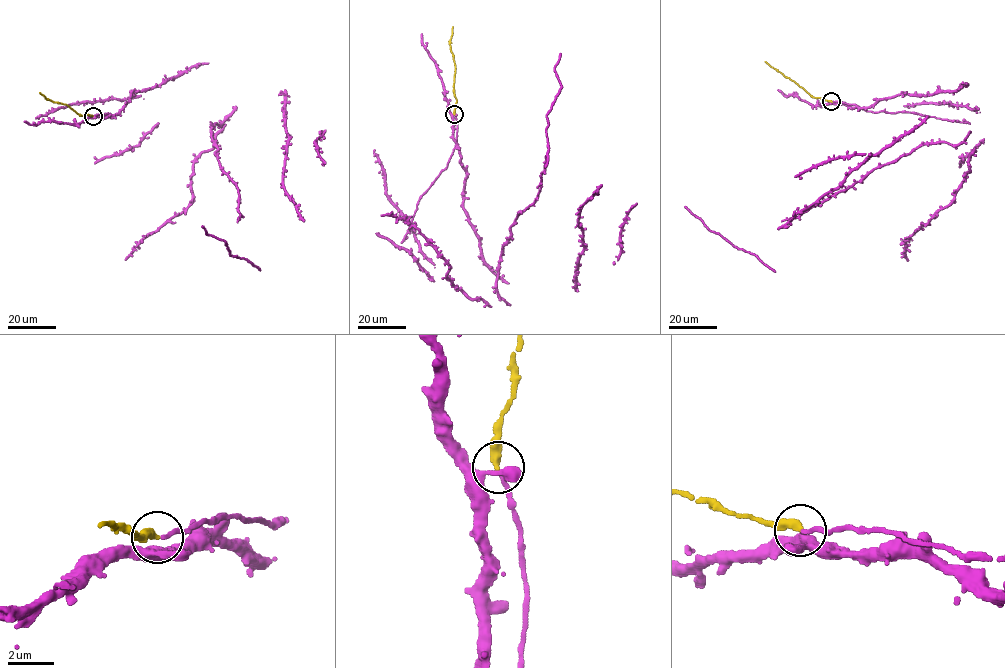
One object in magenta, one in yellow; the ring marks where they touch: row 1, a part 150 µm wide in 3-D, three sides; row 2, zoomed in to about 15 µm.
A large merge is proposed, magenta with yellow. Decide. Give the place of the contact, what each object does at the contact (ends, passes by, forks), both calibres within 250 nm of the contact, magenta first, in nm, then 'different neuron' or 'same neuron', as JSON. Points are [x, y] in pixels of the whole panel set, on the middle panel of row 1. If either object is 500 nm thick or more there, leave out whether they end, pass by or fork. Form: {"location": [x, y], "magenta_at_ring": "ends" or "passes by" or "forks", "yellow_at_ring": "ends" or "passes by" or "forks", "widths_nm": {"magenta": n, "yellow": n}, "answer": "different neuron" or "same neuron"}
{"location": [454, 114], "magenta_at_ring": "forks", "yellow_at_ring": "ends", "widths_nm": {"magenta": 140, "yellow": 360}, "answer": "same neuron"}

